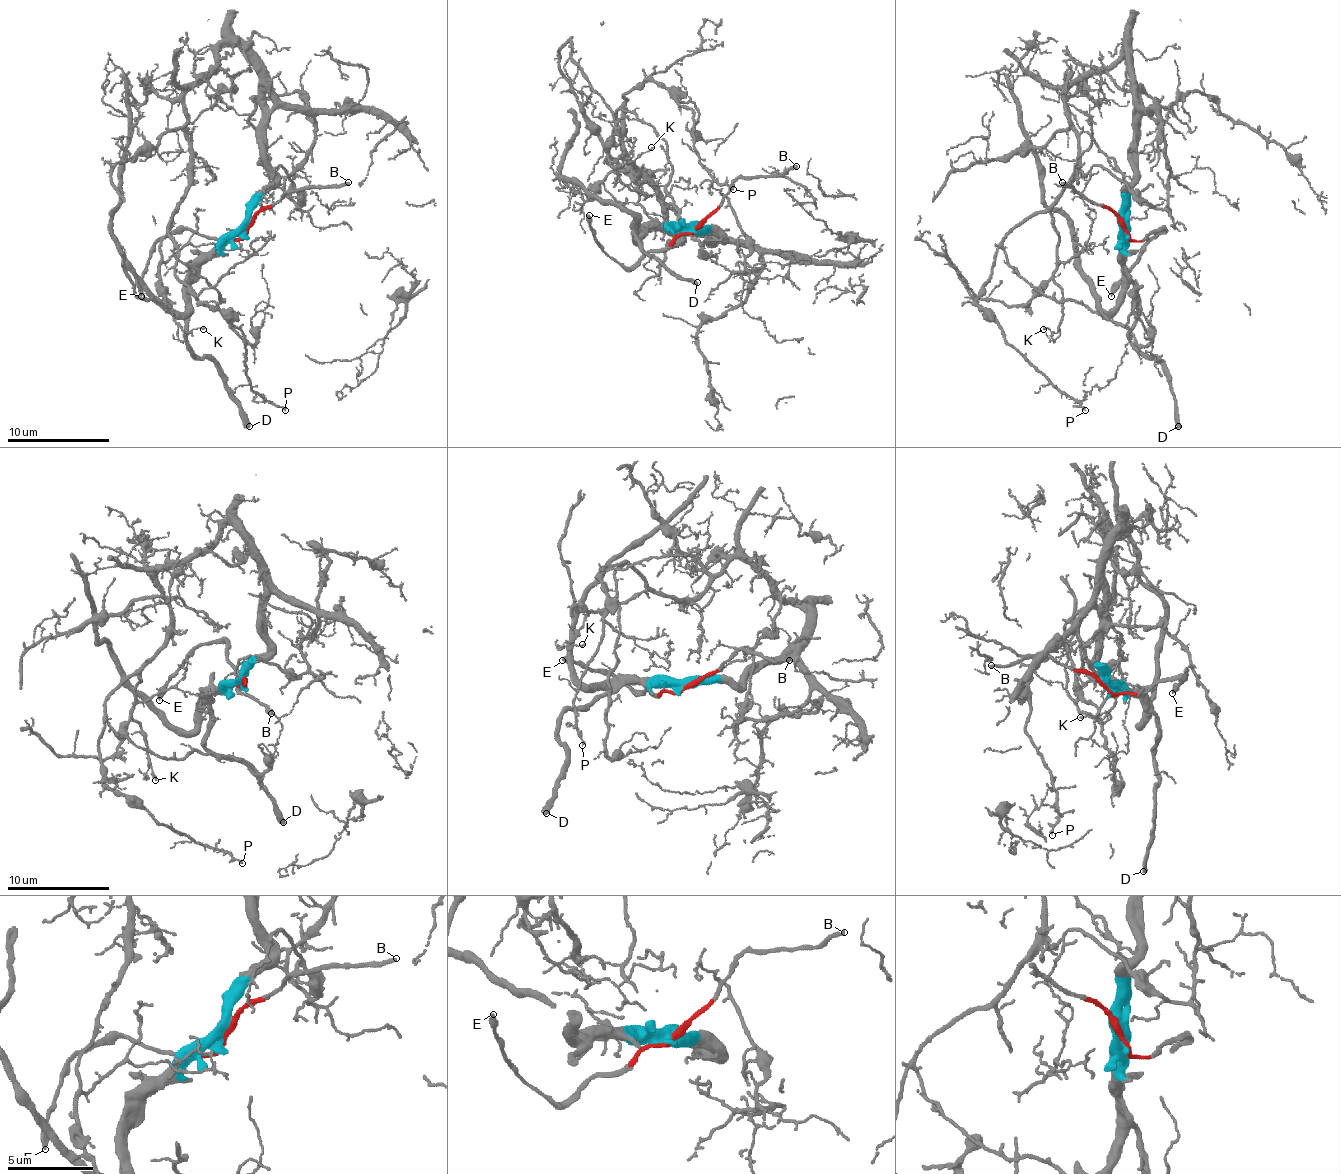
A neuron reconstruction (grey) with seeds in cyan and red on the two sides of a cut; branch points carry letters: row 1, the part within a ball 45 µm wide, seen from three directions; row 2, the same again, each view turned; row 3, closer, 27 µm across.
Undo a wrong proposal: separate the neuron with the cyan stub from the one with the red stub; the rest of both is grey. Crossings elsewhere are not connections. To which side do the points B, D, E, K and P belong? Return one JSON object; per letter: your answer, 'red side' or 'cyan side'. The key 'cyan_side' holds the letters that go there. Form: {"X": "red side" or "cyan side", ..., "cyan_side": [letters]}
{"B": "red side", "D": "cyan side", "E": "red side", "K": "cyan side", "P": "cyan side", "cyan_side": ["D", "K", "P"]}

